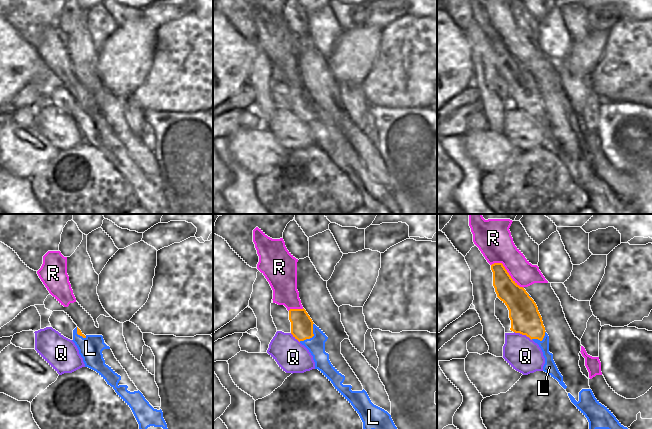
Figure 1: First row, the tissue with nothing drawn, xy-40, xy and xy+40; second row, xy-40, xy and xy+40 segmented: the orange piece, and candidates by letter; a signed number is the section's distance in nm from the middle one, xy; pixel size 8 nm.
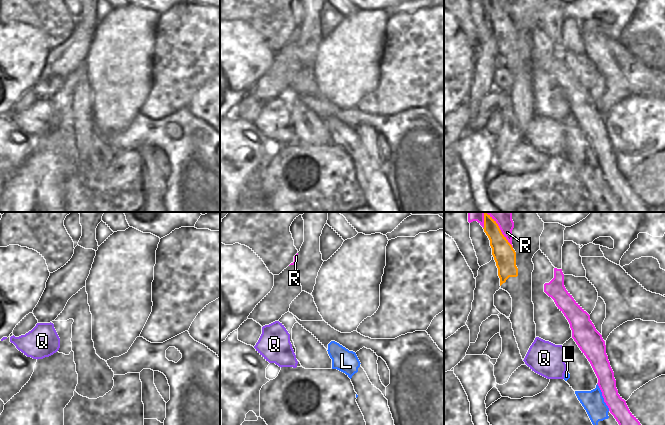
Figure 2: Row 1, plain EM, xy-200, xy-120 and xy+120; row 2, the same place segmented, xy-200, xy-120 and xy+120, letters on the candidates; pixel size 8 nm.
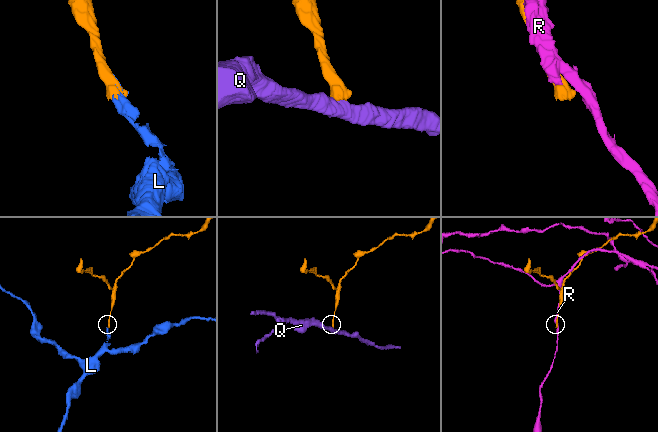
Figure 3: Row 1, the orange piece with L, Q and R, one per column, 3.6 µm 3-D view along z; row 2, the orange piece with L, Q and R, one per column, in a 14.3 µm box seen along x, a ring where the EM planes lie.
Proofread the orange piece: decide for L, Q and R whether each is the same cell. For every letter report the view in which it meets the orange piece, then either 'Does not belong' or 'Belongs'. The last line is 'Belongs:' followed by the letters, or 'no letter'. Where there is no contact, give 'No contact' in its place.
L: Touches orange in xy. Belongs
Q: Touches orange in xy+40. Does not belong
R: Touches orange in xy+40. Does not belong
Belongs: L.

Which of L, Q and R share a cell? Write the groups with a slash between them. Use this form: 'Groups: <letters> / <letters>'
Groups: L / Q / R.

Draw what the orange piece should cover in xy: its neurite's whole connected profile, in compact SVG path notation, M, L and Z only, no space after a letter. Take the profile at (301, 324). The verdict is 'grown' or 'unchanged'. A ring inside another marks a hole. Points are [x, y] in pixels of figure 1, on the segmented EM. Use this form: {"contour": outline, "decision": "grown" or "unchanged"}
{"contour": "M290 309L289 320L293 337L309 350L315 362L315 369L318 369L353 406L363 422L363 429L397 429L391 415L374 405L364 389L352 391L351 385L342 384L345 376L331 364L329 354L325 352L328 337L313 323L306 310Z", "decision": "grown"}

